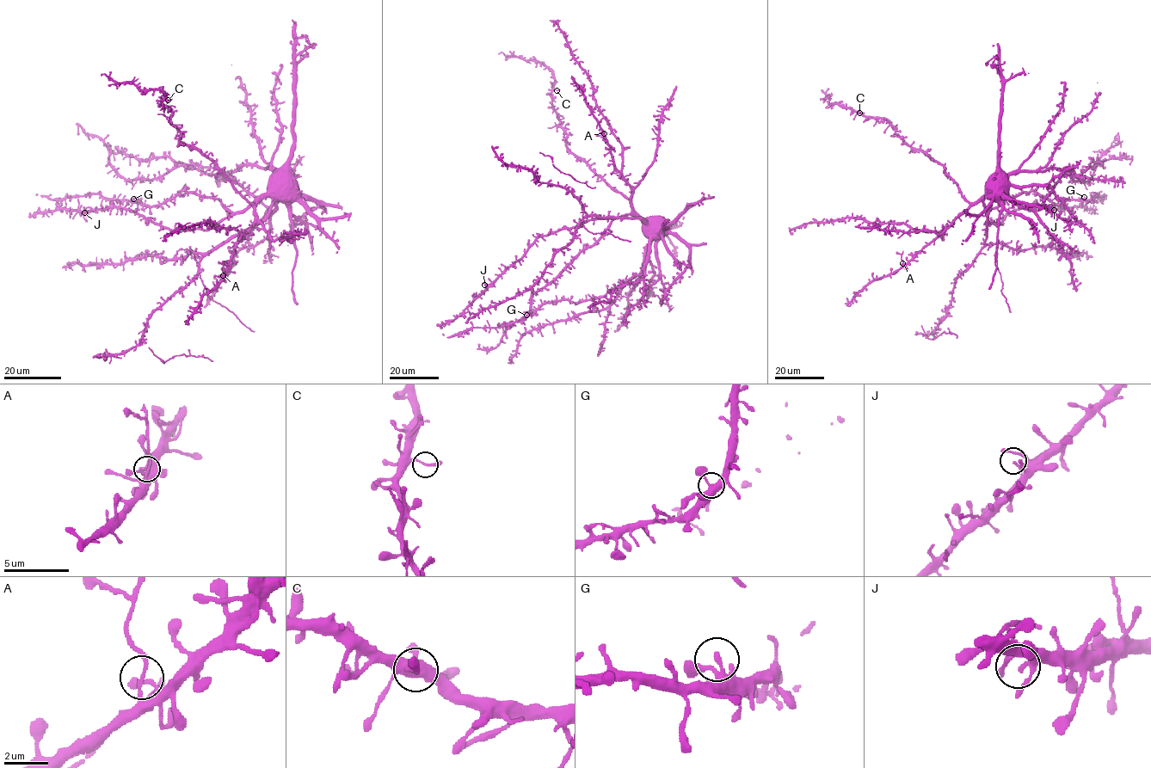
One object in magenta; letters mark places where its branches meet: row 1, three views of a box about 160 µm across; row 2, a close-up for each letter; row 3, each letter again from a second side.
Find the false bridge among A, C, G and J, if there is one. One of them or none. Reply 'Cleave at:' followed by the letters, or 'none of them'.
Cleave at: A

